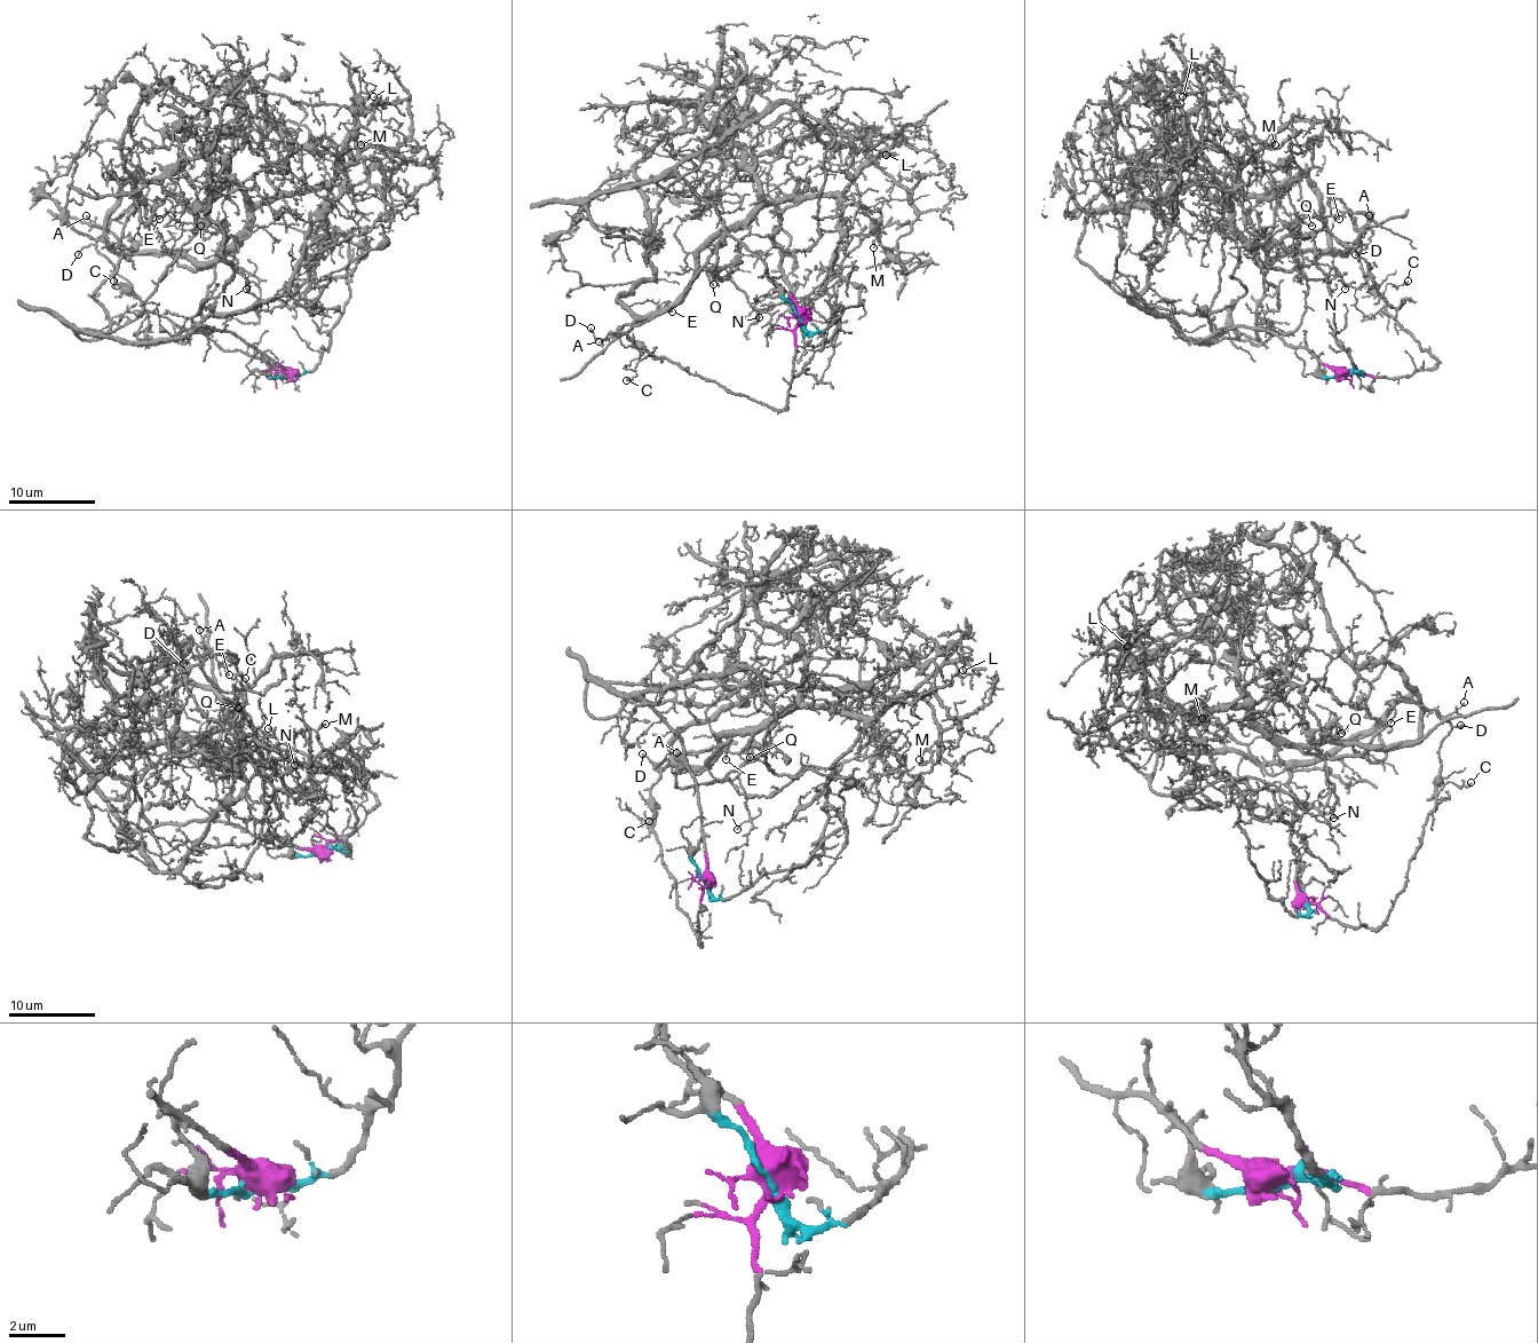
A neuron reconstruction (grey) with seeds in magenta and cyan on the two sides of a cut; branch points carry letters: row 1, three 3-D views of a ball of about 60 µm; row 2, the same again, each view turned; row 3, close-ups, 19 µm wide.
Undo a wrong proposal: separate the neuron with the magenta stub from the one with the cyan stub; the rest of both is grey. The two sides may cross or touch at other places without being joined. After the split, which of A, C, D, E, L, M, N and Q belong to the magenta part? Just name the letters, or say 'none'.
A, C, D, E, N, Q

